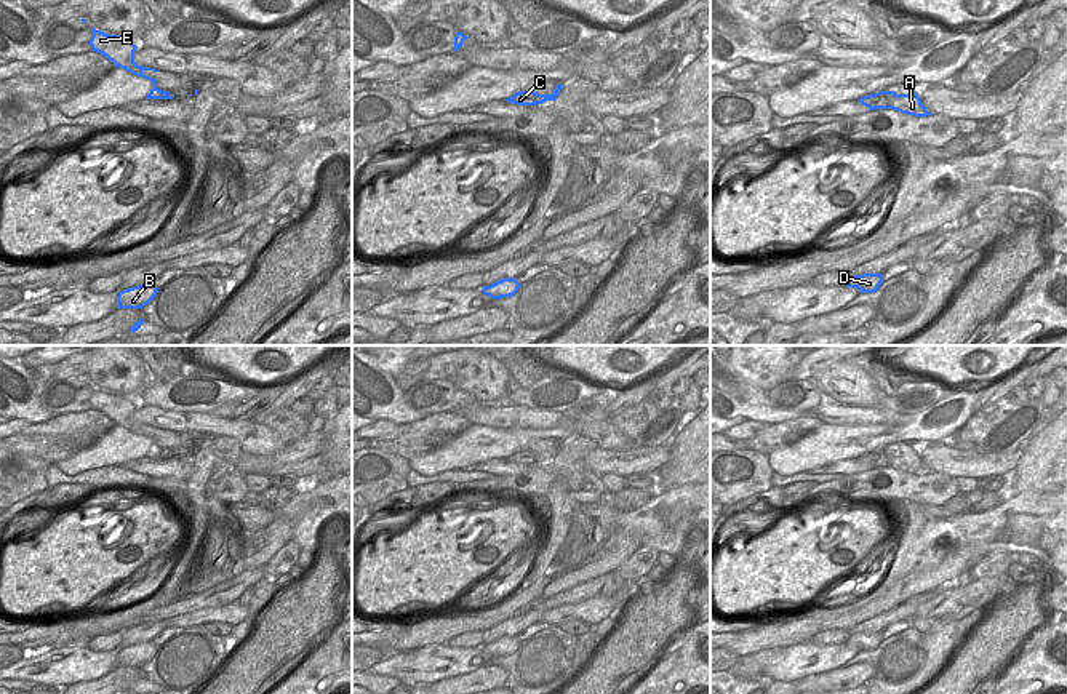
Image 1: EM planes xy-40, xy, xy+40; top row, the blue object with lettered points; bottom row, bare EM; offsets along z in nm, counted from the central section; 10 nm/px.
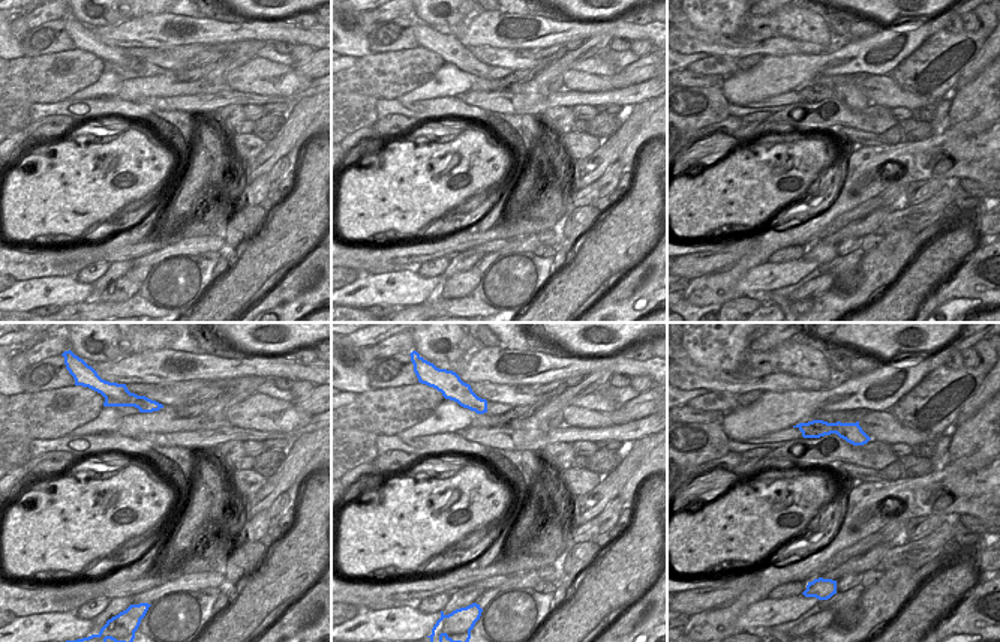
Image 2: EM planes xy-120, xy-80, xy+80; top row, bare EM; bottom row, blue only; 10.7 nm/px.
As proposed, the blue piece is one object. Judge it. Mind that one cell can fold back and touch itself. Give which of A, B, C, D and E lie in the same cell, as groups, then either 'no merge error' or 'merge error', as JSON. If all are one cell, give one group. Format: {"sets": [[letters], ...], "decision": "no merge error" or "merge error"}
{"sets": [["A", "B", "D", "E"], ["C"]], "decision": "merge error"}

